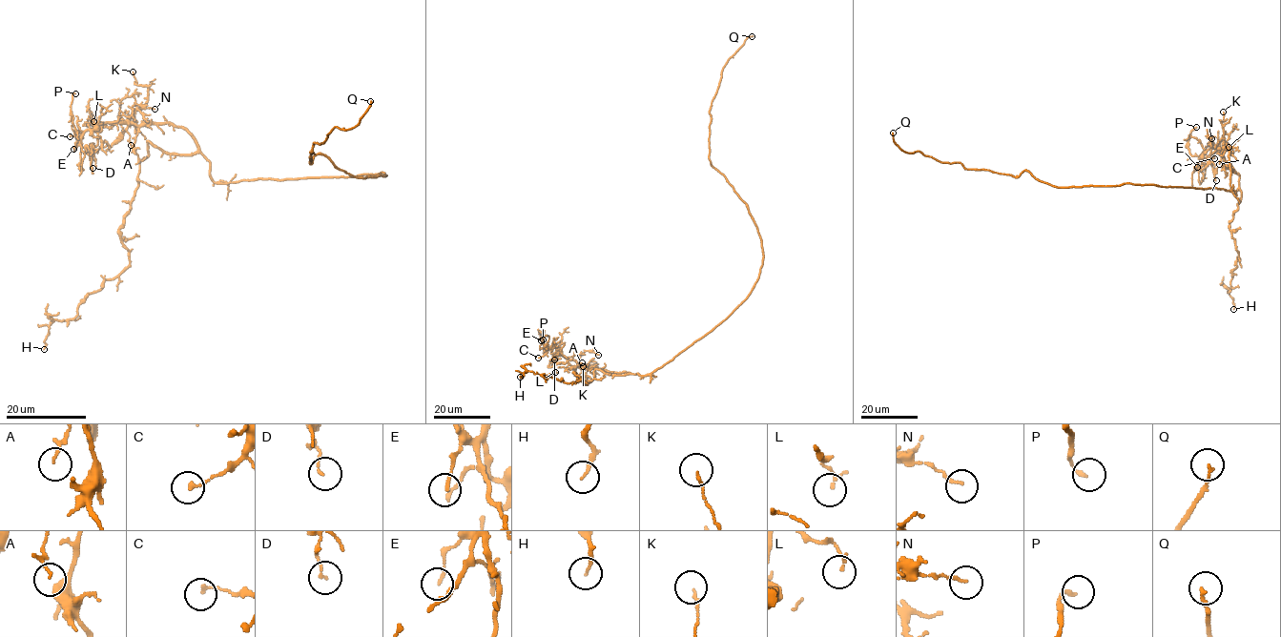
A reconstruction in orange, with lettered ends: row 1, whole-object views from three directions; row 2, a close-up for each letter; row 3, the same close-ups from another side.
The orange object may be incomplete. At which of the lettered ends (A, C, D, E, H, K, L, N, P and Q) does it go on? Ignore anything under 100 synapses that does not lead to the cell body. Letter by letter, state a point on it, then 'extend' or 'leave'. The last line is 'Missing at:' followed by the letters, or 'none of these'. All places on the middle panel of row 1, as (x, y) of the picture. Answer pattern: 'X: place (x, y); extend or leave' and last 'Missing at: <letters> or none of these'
A: place (582, 362); leave
C: place (538, 358); leave
D: place (554, 359); leave
E: place (541, 340); leave
H: place (520, 377); leave
K: place (583, 366); leave
L: place (555, 372); leave
N: place (598, 355); leave
P: place (543, 339); leave
Q: place (752, 36); extend
Missing at: Q

